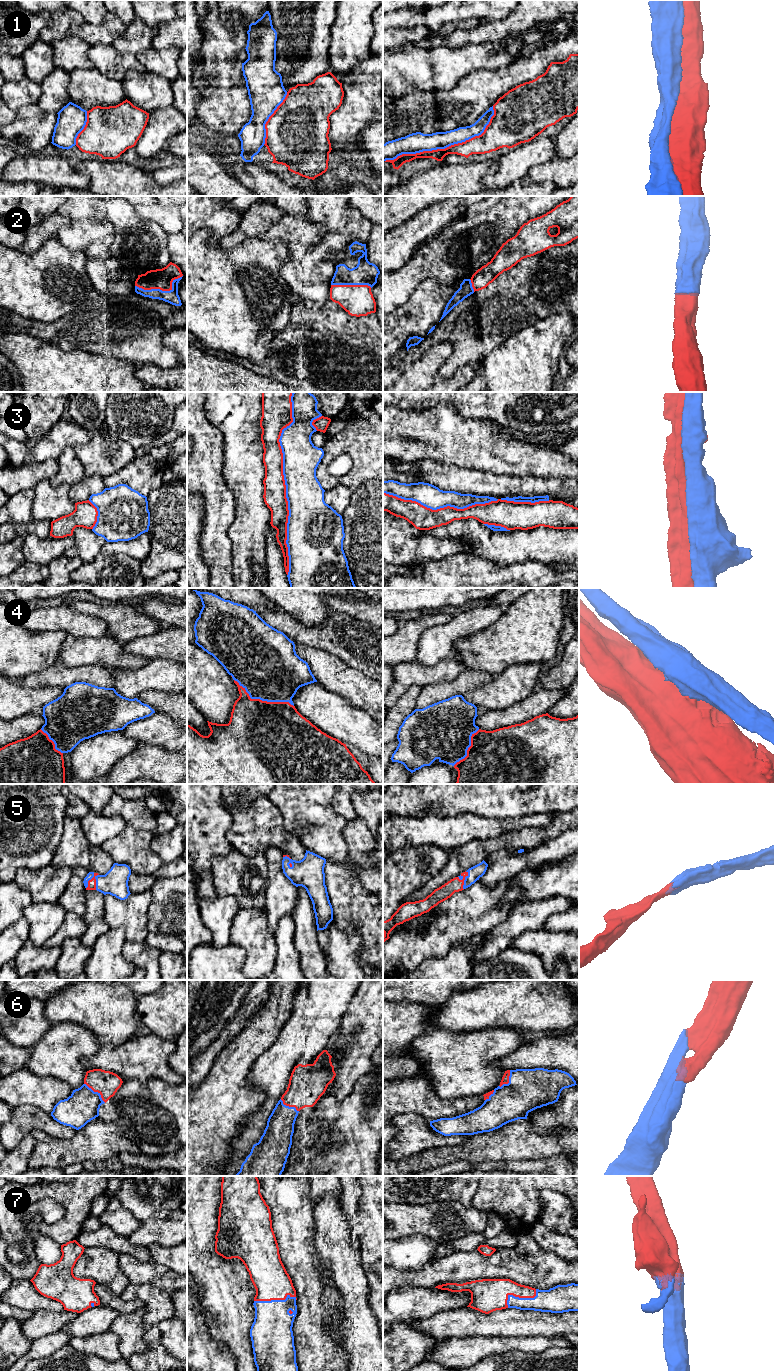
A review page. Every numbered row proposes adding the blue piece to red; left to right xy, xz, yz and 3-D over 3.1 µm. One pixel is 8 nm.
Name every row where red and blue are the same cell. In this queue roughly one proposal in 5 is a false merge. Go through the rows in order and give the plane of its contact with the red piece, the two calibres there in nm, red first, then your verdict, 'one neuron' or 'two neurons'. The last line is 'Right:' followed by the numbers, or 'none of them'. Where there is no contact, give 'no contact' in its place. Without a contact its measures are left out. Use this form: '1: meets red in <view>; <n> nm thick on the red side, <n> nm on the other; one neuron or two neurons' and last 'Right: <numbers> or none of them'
1: meets red in yz; 140 nm thick on the red side, 160 nm on the other; two neurons
2: meets red in xy; 170 nm thick on the red side, 110 nm on the other; one neuron
3: meets red in xz; 180 nm thick on the red side, 300 nm on the other; two neurons
4: meets red in xz; 500 nm thick on the red side, 480 nm on the other; two neurons
5: meets red in xy; 60 nm thick on the red side, 200 nm on the other; one neuron
6: meets red in xy; 200 nm thick on the red side, 260 nm on the other; one neuron
7: meets red in xz; 280 nm thick on the red side, 320 nm on the other; one neuron
Right: 2, 5, 6, 7

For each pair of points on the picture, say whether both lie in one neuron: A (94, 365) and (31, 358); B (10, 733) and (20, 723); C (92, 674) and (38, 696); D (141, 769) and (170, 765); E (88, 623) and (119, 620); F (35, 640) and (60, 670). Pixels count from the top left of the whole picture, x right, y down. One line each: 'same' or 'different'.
A: same
B: same
C: different
D: same
E: different
F: different

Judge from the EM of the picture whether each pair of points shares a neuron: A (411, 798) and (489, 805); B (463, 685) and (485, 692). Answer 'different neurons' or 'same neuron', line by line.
A: same neuron
B: different neurons

